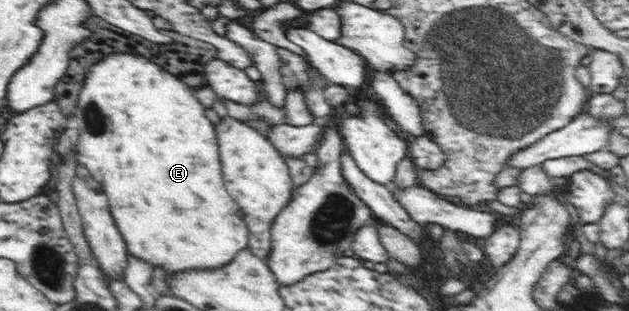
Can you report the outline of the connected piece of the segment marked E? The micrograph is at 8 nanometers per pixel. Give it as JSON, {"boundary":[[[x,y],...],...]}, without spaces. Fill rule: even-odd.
{"boundary":[[[111,53],[103,61],[98,61],[91,69],[86,71],[83,87],[78,95],[75,109],[72,111],[69,127],[76,128],[79,139],[76,142],[77,160],[83,164],[90,175],[99,182],[100,187],[108,197],[108,204],[113,220],[121,232],[121,237],[127,244],[128,253],[145,261],[152,269],[161,267],[170,277],[177,272],[191,271],[191,269],[221,269],[223,265],[231,263],[235,255],[248,246],[249,229],[244,218],[239,217],[239,206],[227,193],[223,182],[218,143],[214,125],[205,116],[205,108],[195,97],[195,90],[184,84],[181,79],[167,71],[163,71],[159,65],[153,65],[153,61],[133,55],[133,53]]]}

